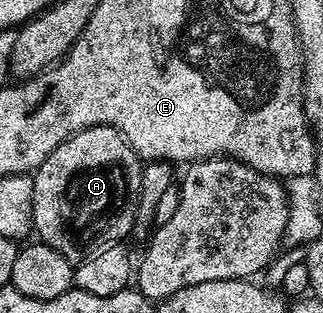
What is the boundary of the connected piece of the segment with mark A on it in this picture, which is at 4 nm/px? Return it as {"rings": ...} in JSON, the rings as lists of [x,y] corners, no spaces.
{"rings":[[[95,126],[70,136],[34,171],[35,237],[73,264],[104,246],[123,243],[136,224],[141,169],[141,159],[114,128]]]}

